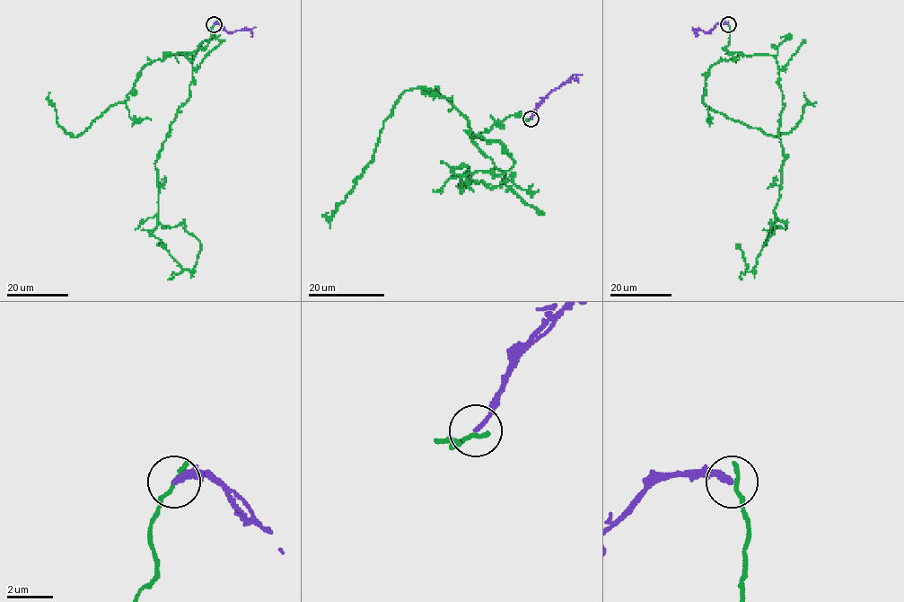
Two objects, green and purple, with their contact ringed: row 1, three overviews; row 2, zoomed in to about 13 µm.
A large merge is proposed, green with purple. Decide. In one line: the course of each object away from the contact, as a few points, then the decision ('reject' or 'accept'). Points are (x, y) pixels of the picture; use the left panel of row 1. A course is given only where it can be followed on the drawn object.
course green (214, 23), (167, 55), (192, 83), (154, 163), (192, 271), (159, 244); course purple (214, 23), (219, 22), (230, 33), (249, 30), (255, 27); reject

